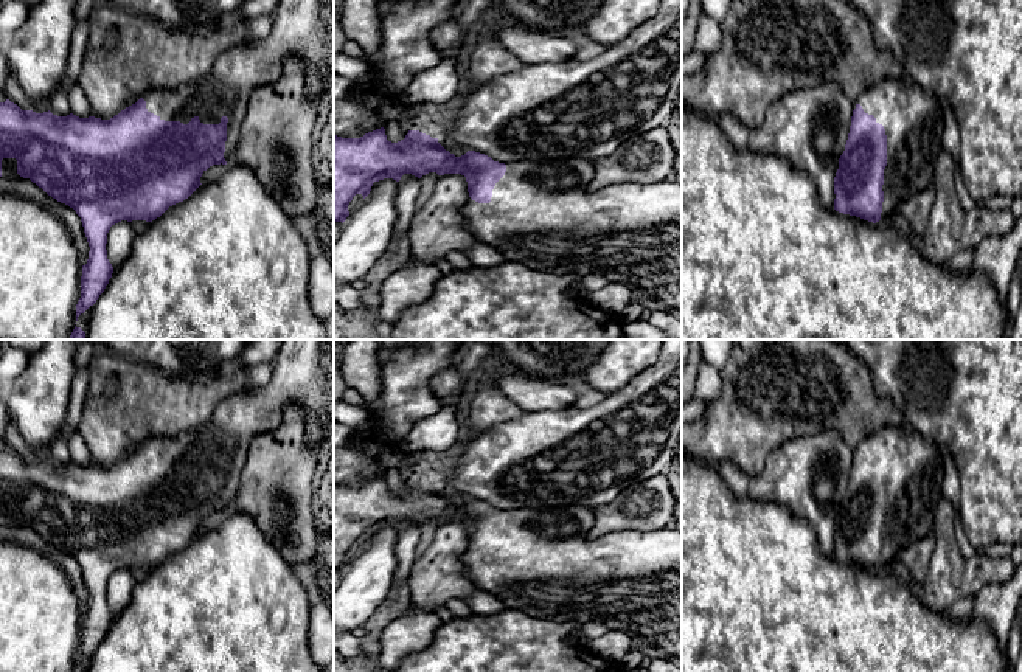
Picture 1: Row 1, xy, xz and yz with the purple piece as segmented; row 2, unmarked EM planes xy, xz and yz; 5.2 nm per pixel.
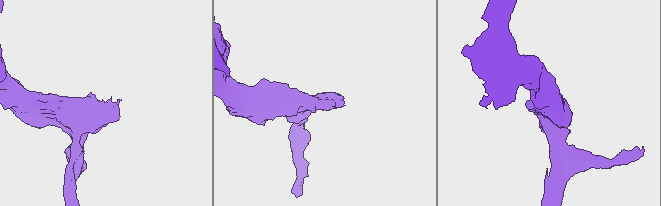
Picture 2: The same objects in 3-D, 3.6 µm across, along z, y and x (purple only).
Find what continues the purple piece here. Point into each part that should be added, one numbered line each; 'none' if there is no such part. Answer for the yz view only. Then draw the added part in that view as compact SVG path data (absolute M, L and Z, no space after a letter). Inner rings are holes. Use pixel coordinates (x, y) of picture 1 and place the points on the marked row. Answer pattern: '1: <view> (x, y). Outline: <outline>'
1: yz (914, 123). Outline: M887 78L865 90L856 101L864 112L873 115L882 124L887 135L887 166L884 169L884 202L881 220L887 223L898 205L923 191L933 180L937 158L943 149L943 112L937 98L906 78Z

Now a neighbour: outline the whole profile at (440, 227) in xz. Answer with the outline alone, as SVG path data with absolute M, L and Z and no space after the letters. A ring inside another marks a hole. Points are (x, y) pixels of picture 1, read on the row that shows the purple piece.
M461 174L440 175L430 199L419 208L408 230L412 256L418 262L436 264L452 251L468 251L475 237L463 214L469 199Z

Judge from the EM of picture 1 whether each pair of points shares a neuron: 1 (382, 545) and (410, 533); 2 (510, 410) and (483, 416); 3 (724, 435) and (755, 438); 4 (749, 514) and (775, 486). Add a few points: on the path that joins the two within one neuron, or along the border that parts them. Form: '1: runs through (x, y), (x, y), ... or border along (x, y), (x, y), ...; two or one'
1: border along (399, 529), (393, 575); two
2: runs through (504, 410), (490, 410); one
3: runs through (732, 435), (747, 435); one
4: border along (747, 494), (757, 498), (780, 502), (796, 517); two

